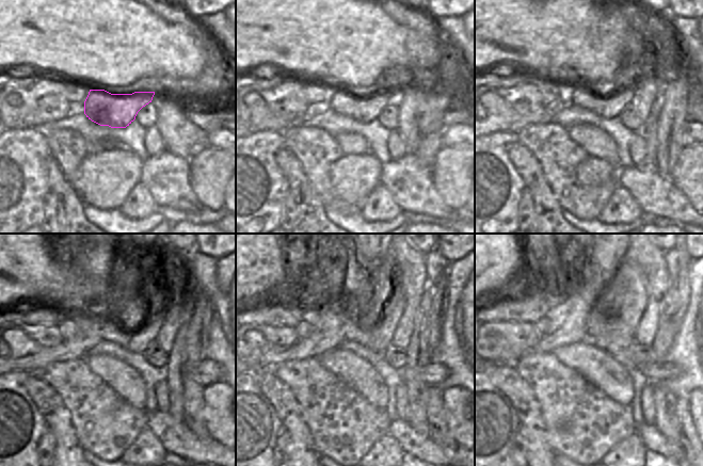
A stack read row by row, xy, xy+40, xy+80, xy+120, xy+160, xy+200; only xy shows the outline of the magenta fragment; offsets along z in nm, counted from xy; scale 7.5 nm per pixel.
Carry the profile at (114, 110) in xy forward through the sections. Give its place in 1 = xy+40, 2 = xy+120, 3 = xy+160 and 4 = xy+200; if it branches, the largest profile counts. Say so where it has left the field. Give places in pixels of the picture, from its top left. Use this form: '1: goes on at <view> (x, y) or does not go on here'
1: goes on at xy+40 (365, 109)
2: goes on at xy+120 (136, 339)
3: goes on at xy+160 (373, 321)
4: goes on at xy+200 (619, 311)

